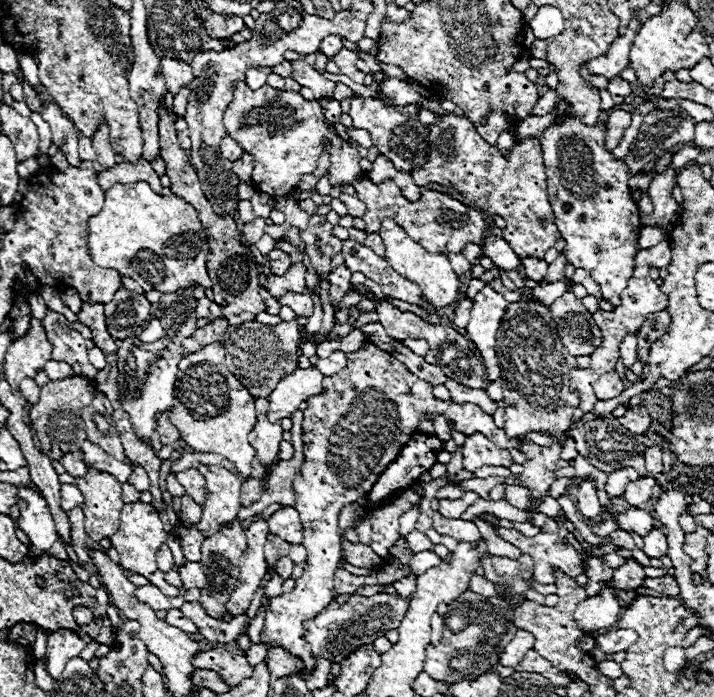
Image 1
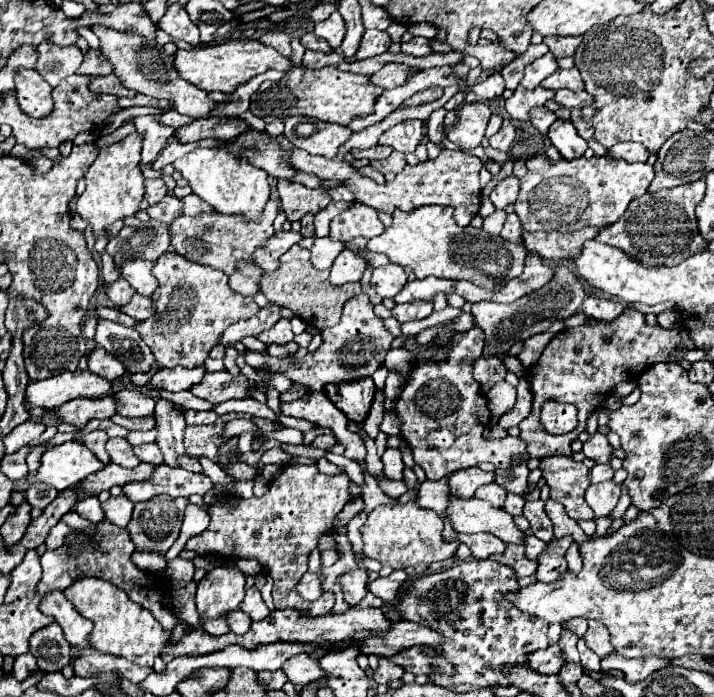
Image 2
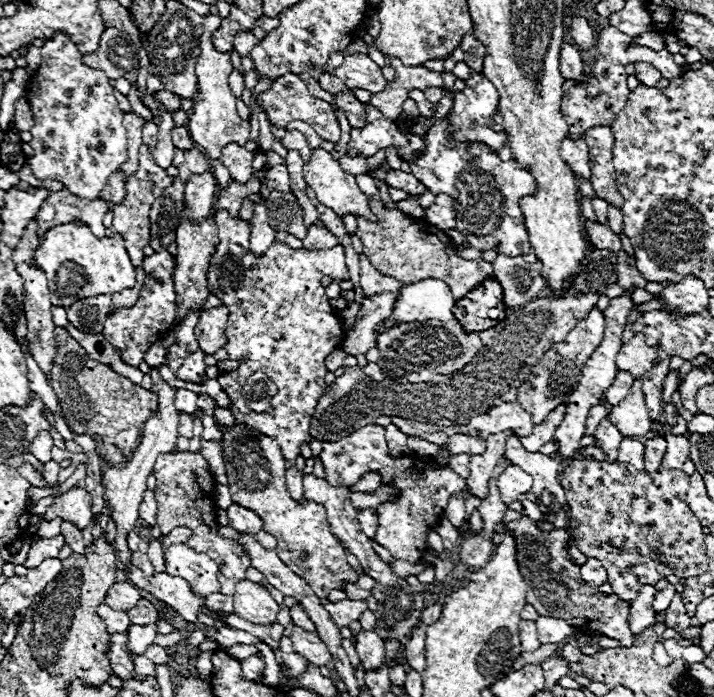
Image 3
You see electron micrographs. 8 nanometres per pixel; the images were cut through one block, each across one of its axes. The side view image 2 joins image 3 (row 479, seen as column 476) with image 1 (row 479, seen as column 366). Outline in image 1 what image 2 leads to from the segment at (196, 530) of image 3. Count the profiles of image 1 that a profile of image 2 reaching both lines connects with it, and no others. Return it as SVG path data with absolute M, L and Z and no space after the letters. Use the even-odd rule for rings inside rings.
M136 466L134 470L132 470L132 474L130 474L130 478L128 478L128 484L132 484L136 490L148 490L148 476L146 476L146 472L140 468L140 466ZM190 468L190 470L184 470L184 472L178 472L176 474L178 482L186 488L186 494L194 498L196 504L204 506L204 500L206 500L206 480L204 476L196 470L196 468Z

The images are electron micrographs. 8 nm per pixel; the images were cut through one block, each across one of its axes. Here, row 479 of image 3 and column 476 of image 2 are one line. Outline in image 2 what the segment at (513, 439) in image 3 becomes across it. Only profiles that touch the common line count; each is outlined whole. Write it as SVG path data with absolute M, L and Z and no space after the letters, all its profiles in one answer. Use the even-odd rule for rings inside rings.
M488 532L464 536L464 544L472 550L474 558L488 558L492 554L500 554L506 548L502 540L498 540L496 536L490 536Z

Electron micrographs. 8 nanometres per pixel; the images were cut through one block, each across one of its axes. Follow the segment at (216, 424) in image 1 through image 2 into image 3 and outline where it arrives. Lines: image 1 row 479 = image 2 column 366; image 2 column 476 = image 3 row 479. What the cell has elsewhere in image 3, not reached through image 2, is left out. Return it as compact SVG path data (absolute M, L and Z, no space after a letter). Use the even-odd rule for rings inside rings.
M222 424L218 426L224 432L222 446L226 456L228 484L236 484L240 488L230 490L232 500L260 514L264 522L262 530L278 540L276 554L286 562L286 566L290 566L294 574L300 574L300 578L304 578L320 598L326 598L330 590L342 590L344 582L356 582L358 574L346 562L342 544L332 536L324 506L308 500L302 500L300 504L290 498L284 478L284 456L278 444L268 436L252 432L244 424L234 424L232 428L226 428Z

